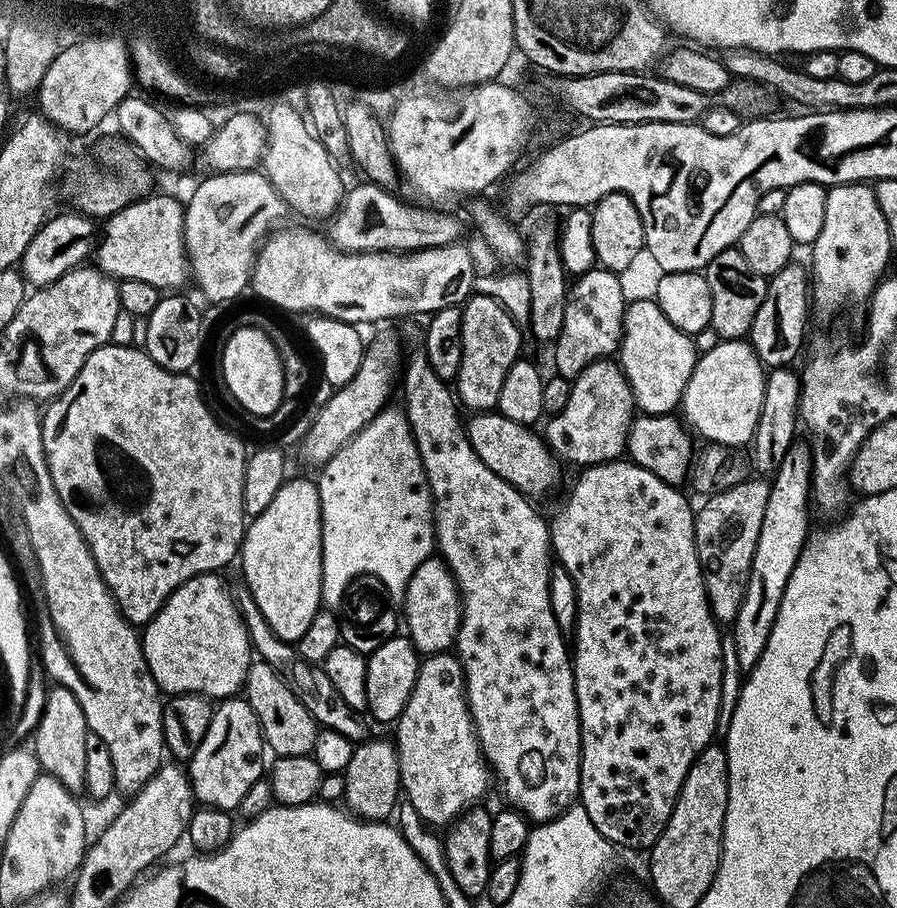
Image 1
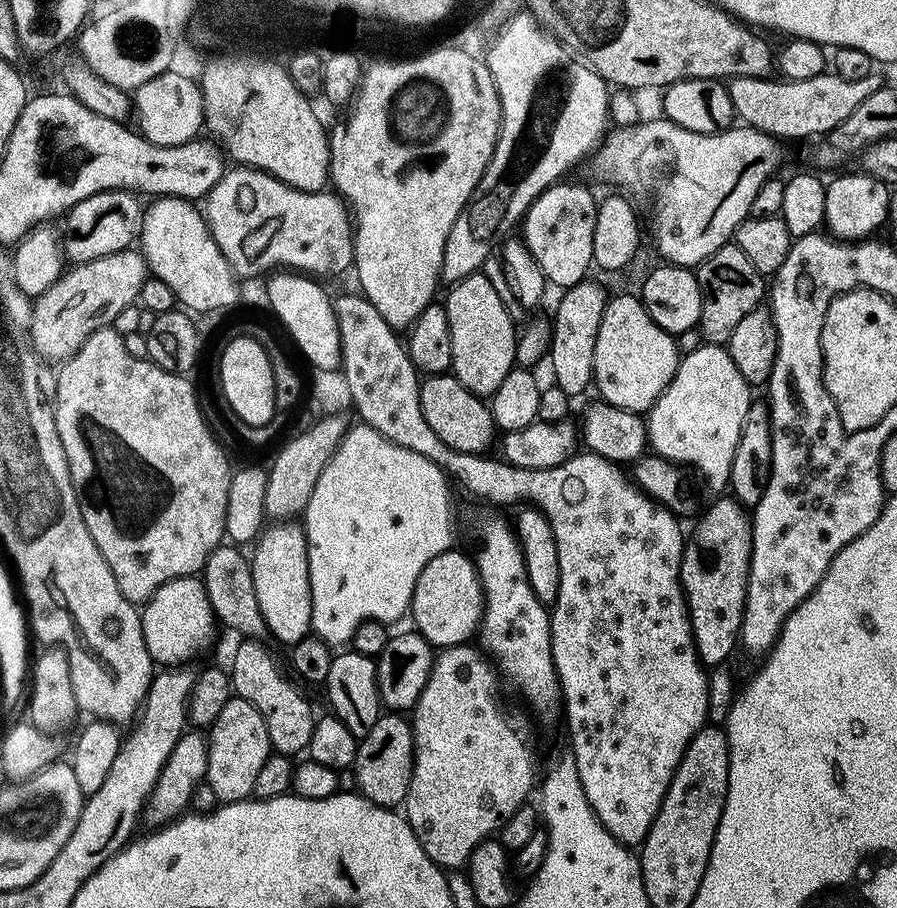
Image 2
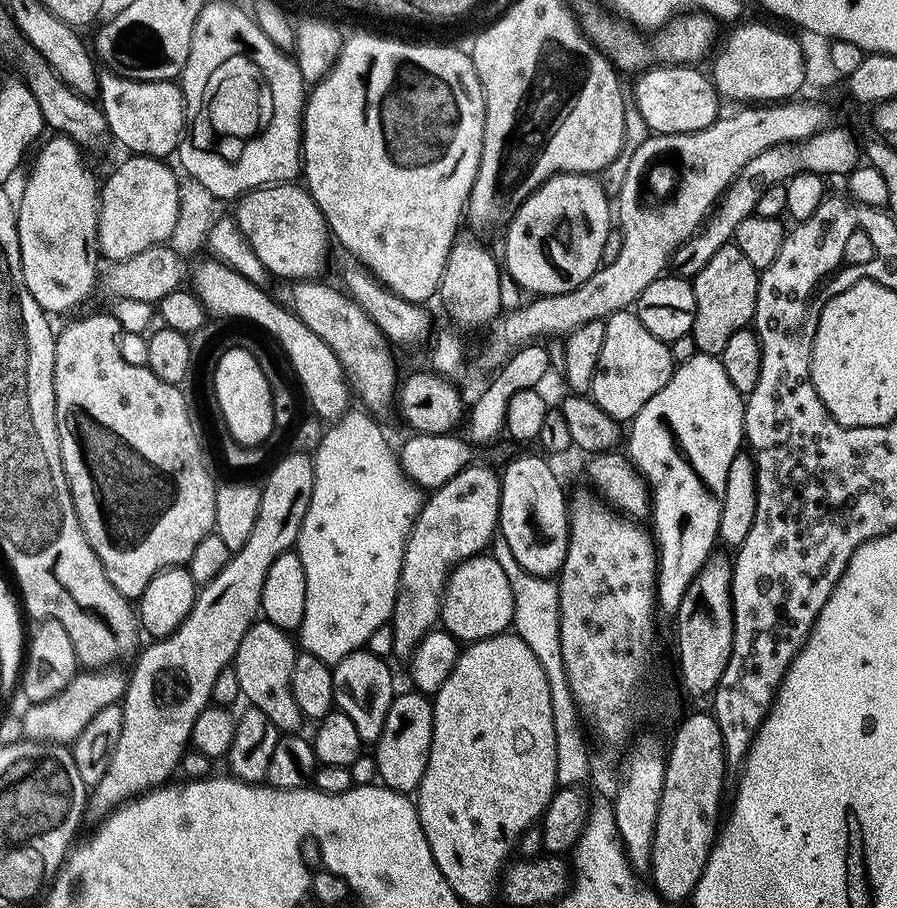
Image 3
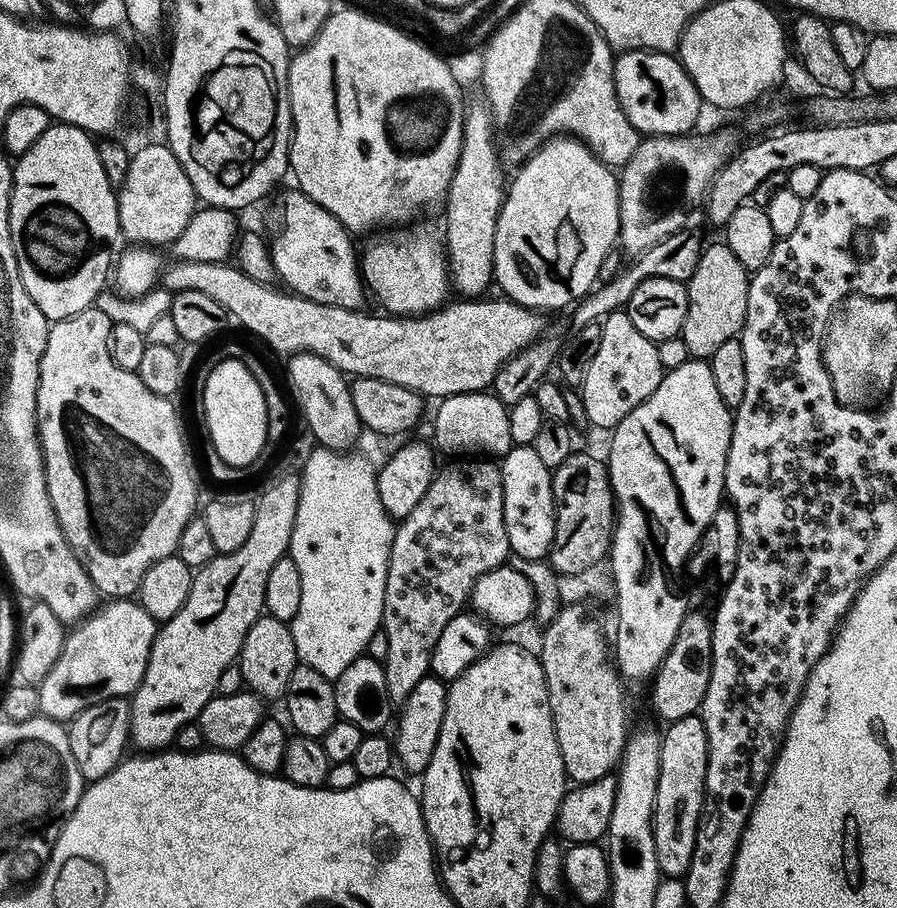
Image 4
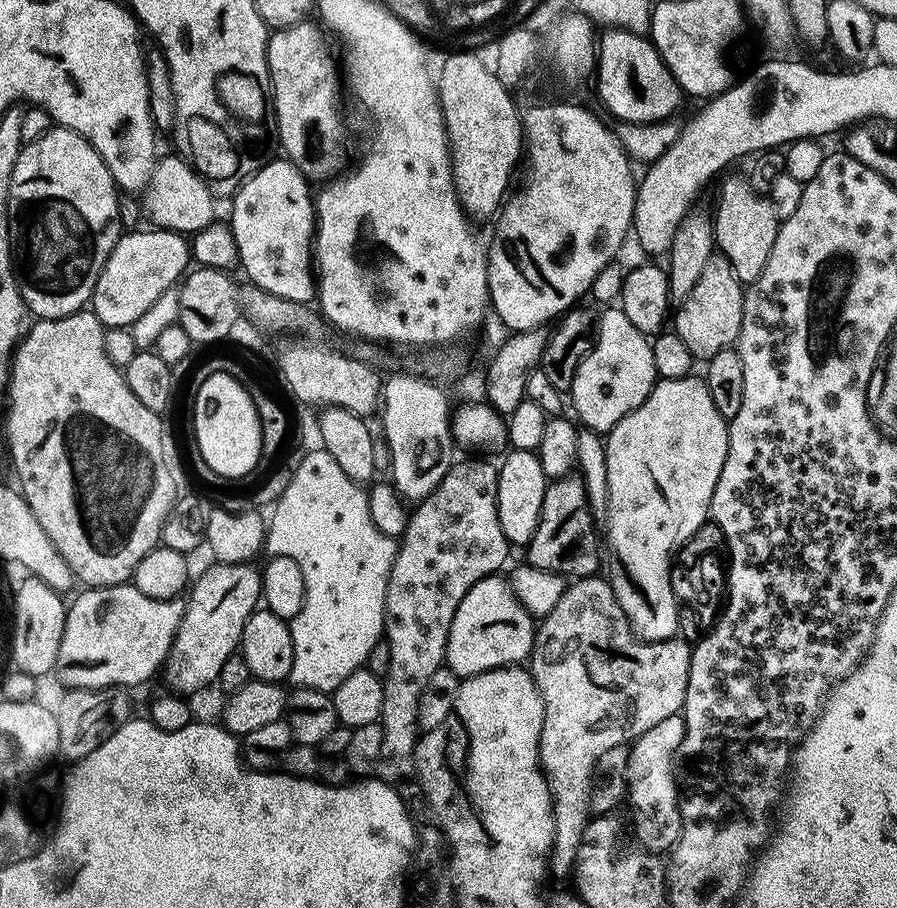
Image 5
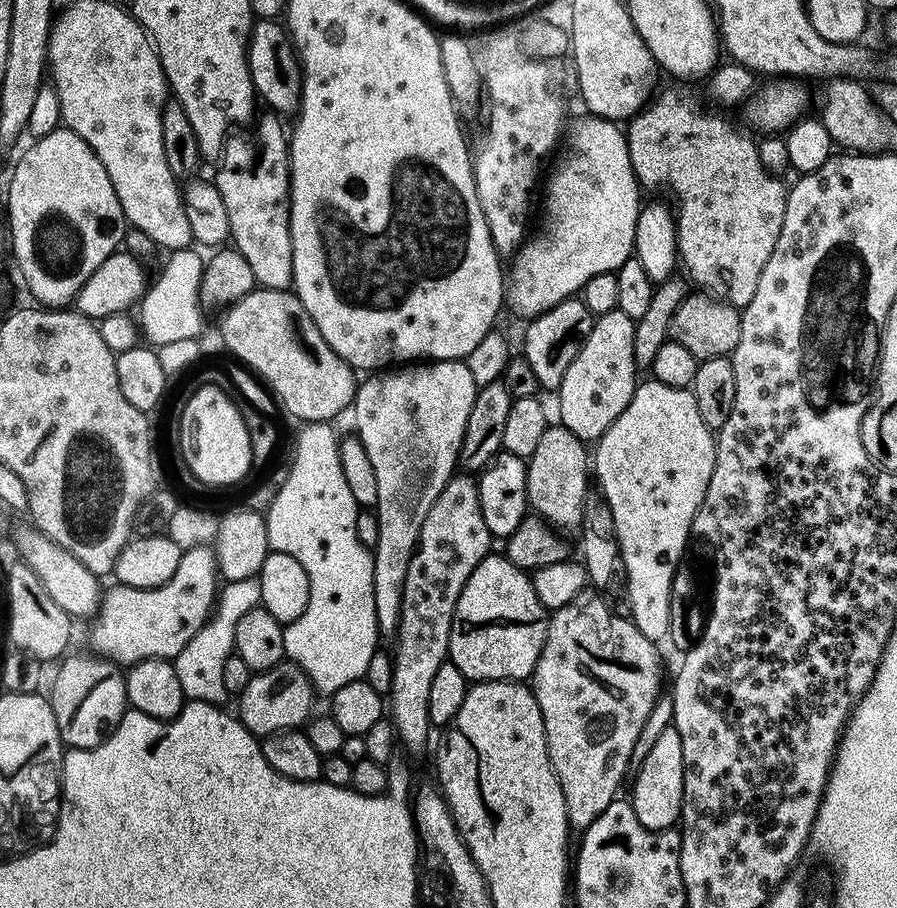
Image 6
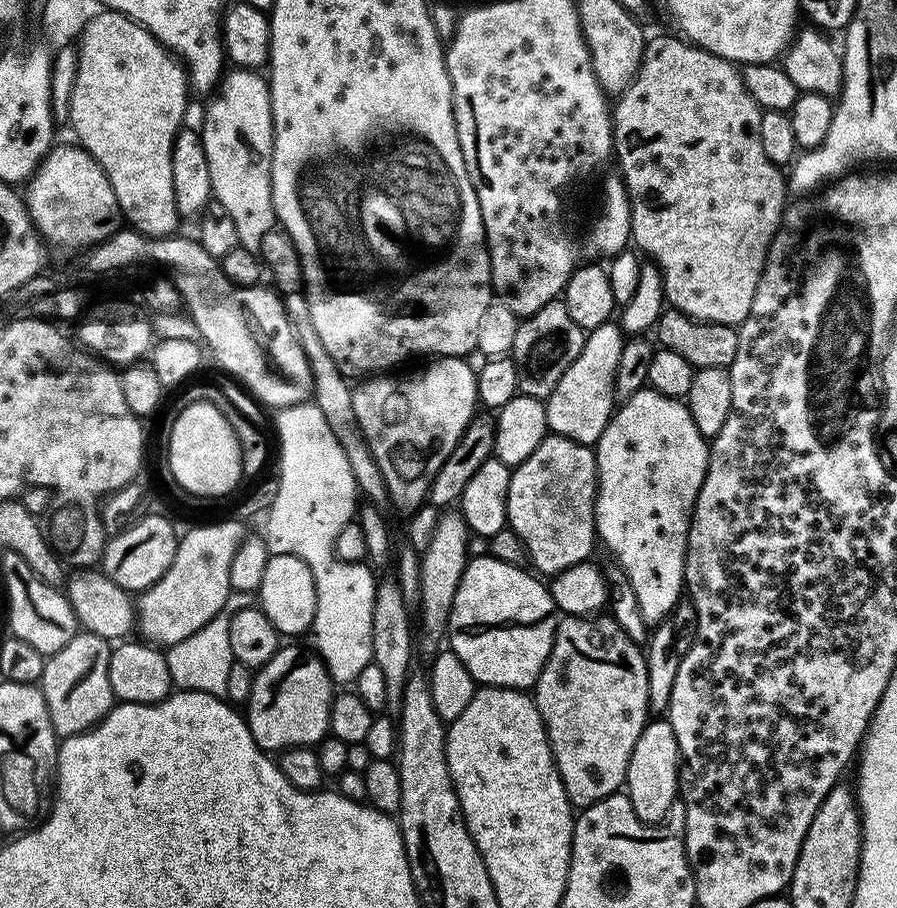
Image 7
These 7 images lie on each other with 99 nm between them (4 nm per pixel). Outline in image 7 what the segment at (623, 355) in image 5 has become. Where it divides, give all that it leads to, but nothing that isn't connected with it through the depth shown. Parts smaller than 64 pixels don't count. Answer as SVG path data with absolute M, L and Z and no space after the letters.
M616 322L598 326L585 335L582 354L570 362L570 370L562 374L558 386L554 386L544 405L549 433L589 446L600 439L617 403L614 374L618 370L618 357L622 354L625 339L625 333Z

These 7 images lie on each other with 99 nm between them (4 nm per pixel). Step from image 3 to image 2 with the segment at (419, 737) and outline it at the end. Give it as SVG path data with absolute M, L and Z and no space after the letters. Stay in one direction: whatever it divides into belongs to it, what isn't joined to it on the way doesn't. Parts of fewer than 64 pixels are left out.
M400 714L381 715L356 746L354 771L359 795L383 808L399 809L408 798L415 757L411 723Z

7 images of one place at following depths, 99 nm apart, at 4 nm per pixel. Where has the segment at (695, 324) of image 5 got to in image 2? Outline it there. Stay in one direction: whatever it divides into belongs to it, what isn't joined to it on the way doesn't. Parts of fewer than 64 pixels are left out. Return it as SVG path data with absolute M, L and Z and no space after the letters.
M729 242L710 258L706 258L695 269L694 280L698 285L698 292L704 295L704 305L698 308L698 327L705 341L715 345L727 345L732 331L746 319L753 315L750 306L759 309L762 298L766 296L766 280L742 254L742 250L735 243Z

